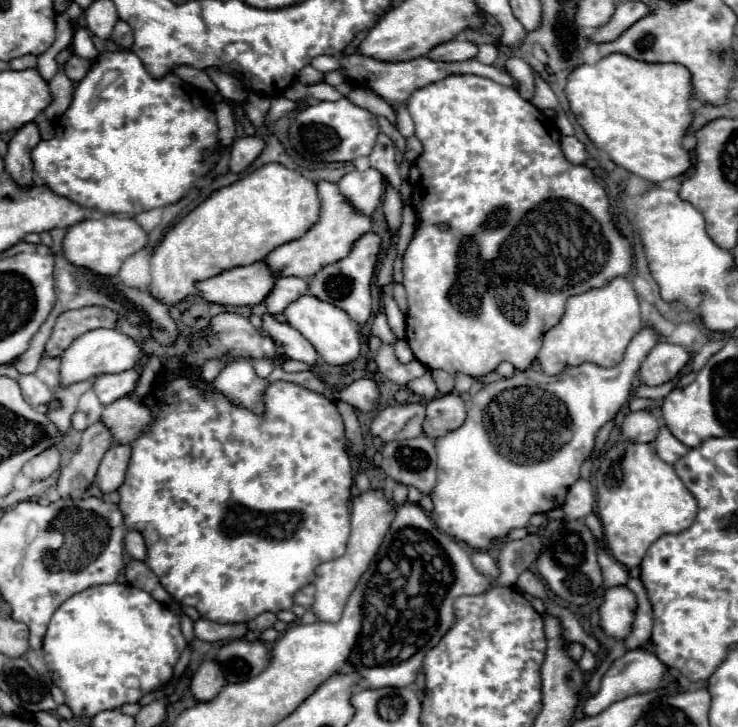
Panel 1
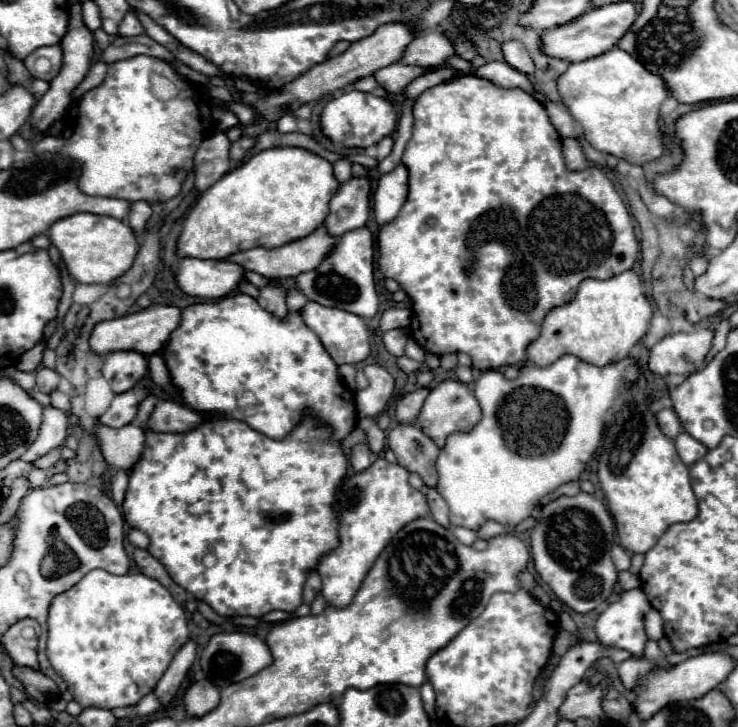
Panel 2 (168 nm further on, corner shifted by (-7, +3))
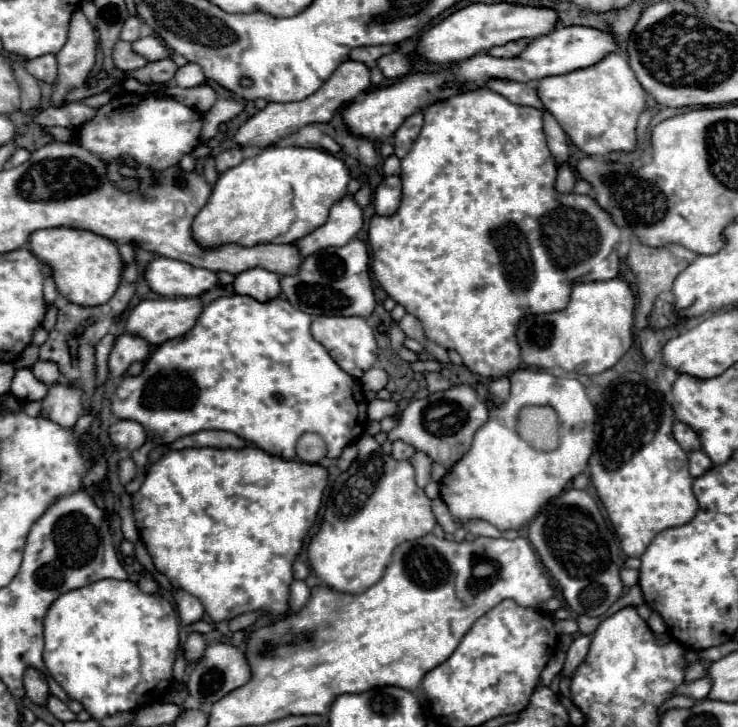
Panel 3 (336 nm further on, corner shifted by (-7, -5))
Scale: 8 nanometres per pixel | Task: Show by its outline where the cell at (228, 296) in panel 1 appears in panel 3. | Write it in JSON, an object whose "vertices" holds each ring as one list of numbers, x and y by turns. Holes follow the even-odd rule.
{"vertices":[[155,257,145,267,145,281,157,295,187,297,213,289,217,285,217,275,209,269,199,269,185,261]]}

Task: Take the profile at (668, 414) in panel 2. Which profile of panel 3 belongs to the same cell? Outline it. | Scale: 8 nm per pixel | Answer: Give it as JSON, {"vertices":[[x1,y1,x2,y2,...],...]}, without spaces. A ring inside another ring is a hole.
{"vertices":[[677,421,677,423,673,425,673,437,675,437,675,441,681,445,681,449,687,451,687,453,701,449,699,435,697,435,689,425,685,425,685,423,681,423,681,421]]}

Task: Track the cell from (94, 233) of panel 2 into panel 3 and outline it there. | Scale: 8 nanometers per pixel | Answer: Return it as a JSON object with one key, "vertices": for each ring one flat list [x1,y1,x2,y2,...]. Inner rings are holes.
{"vertices":[[55,227,55,229,39,229,29,235,31,253,51,269,57,291,75,305,95,307,109,301,119,287,123,261,119,257,117,245,101,235,81,229]]}

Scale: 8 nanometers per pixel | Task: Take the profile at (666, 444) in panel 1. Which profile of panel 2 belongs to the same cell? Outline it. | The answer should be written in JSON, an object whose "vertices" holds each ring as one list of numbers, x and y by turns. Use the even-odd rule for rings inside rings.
{"vertices":[[681,431,677,437,675,437,675,447,677,447,677,455,681,457,681,461,685,465,691,465,695,461,699,461,699,457,703,457,703,453,707,453,707,447,701,445,697,439,693,439,689,433]]}

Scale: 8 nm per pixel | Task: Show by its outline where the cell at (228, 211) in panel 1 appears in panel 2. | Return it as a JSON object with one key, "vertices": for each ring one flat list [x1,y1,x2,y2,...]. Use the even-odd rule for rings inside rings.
{"vertices":[[275,147,253,155,239,169,223,175,213,187,209,187,197,205,183,221,183,229,177,237,177,257,197,259,227,259,233,253,249,251,253,247,273,249,313,233,329,215,329,197,339,187,333,177,333,167,319,155,313,155,299,147]]}

